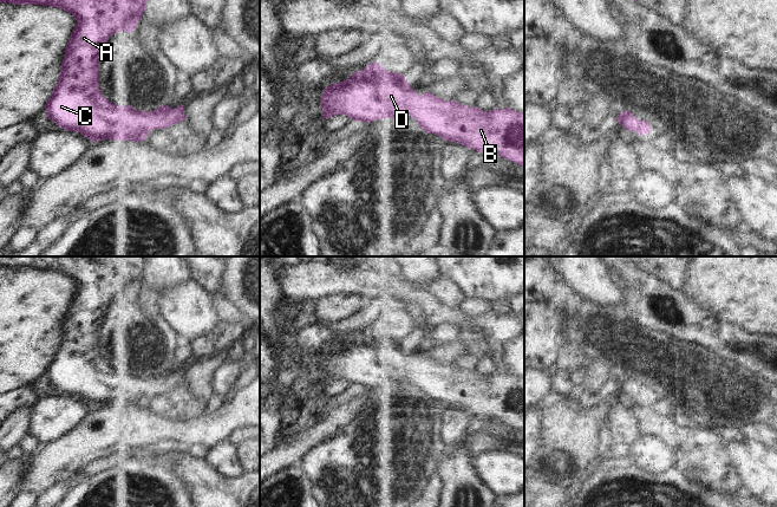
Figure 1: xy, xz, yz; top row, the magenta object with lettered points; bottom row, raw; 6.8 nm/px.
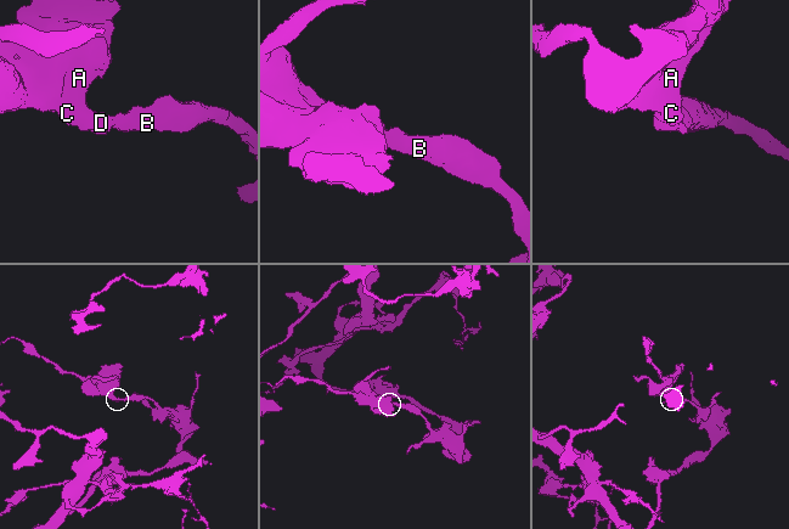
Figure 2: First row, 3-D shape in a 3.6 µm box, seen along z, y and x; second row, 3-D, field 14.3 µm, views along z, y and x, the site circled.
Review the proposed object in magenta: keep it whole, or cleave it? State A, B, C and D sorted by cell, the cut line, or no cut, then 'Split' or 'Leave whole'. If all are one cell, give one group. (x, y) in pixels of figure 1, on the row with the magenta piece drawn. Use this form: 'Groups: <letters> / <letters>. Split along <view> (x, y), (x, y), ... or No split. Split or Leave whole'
Groups: A B C D. No split. Leave whole.

